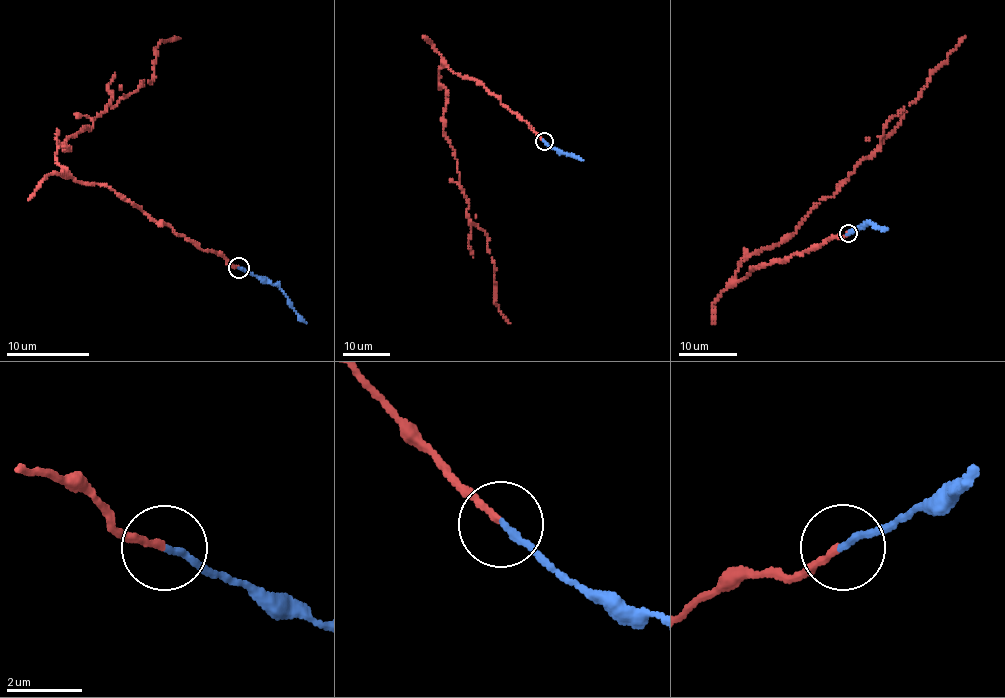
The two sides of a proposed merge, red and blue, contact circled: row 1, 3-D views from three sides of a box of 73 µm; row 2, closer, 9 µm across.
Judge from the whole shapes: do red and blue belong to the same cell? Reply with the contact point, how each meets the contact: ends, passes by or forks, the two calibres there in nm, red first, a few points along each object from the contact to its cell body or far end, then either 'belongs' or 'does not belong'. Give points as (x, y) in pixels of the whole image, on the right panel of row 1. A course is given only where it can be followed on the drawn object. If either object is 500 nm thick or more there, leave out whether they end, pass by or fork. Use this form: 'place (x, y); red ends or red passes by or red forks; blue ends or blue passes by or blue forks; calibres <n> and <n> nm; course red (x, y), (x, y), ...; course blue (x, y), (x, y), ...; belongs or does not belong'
place (848, 233); red ends; blue ends; calibres 170 and 170 nm; course red (847, 233), (733, 278), (743, 260), (778, 246), (872, 155), (888, 119), (916, 100), (930, 73), (965, 36); course blue (848, 233), (868, 222), (888, 229); belongs

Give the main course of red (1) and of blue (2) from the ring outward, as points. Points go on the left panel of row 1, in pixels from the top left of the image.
1: (238, 267), (102, 183), (69, 176), (55, 153), (140, 81), (152, 81), (153, 47), (180, 38)
2: (238, 268), (277, 285), (306, 323)

